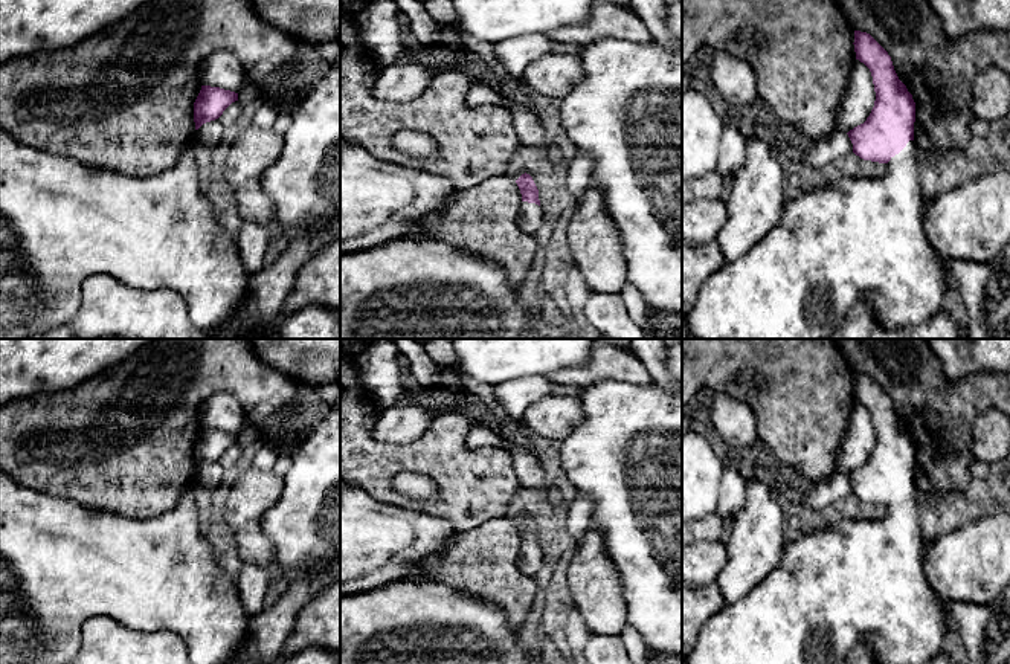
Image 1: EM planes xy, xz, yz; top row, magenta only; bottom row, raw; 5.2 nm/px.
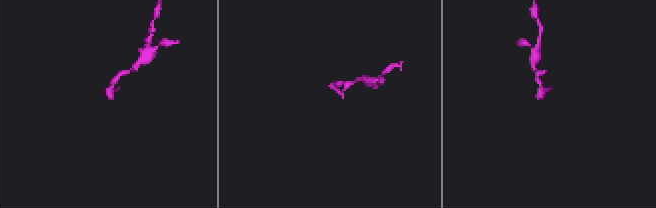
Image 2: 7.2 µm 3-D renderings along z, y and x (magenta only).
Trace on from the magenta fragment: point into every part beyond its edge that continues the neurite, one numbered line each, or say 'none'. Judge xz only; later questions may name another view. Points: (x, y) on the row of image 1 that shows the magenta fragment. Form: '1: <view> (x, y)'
1: xz (530, 215)

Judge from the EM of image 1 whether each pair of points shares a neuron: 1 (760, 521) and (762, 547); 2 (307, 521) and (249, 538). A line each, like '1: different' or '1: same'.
1: same
2: different

